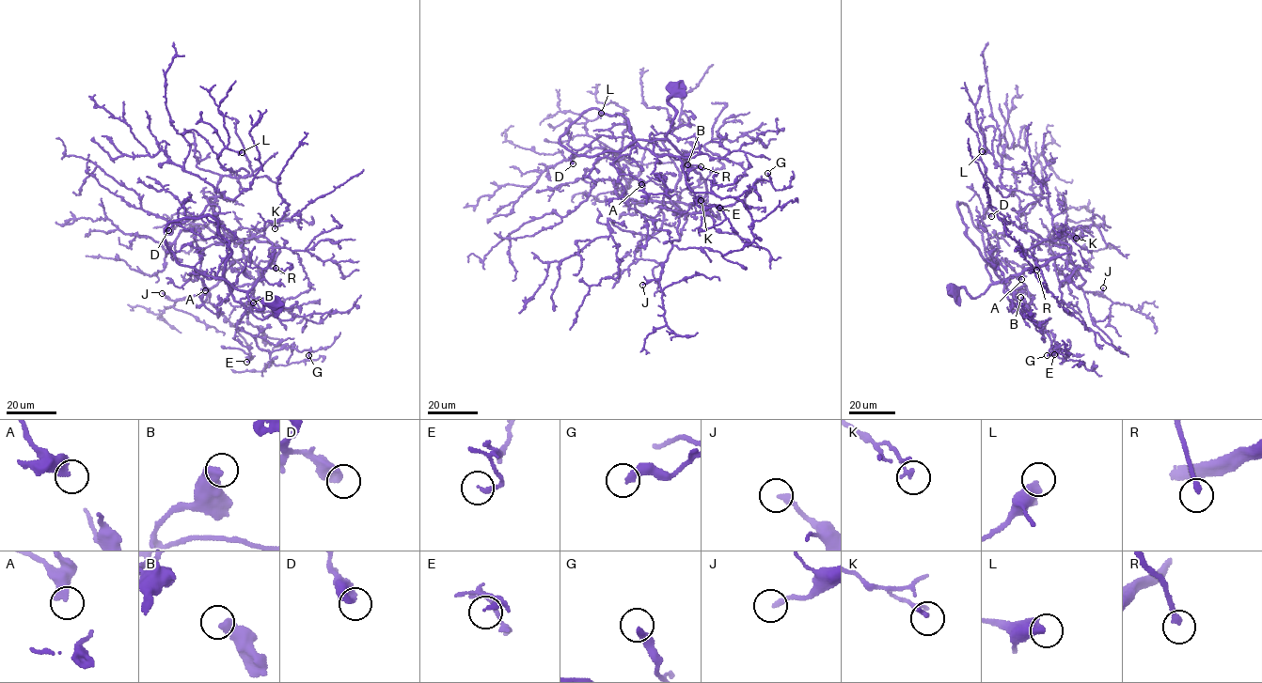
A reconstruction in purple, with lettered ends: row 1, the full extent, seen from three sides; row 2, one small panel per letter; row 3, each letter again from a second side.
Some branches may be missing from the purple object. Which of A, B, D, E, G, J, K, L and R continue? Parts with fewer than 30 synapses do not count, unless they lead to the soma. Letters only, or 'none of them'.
J

